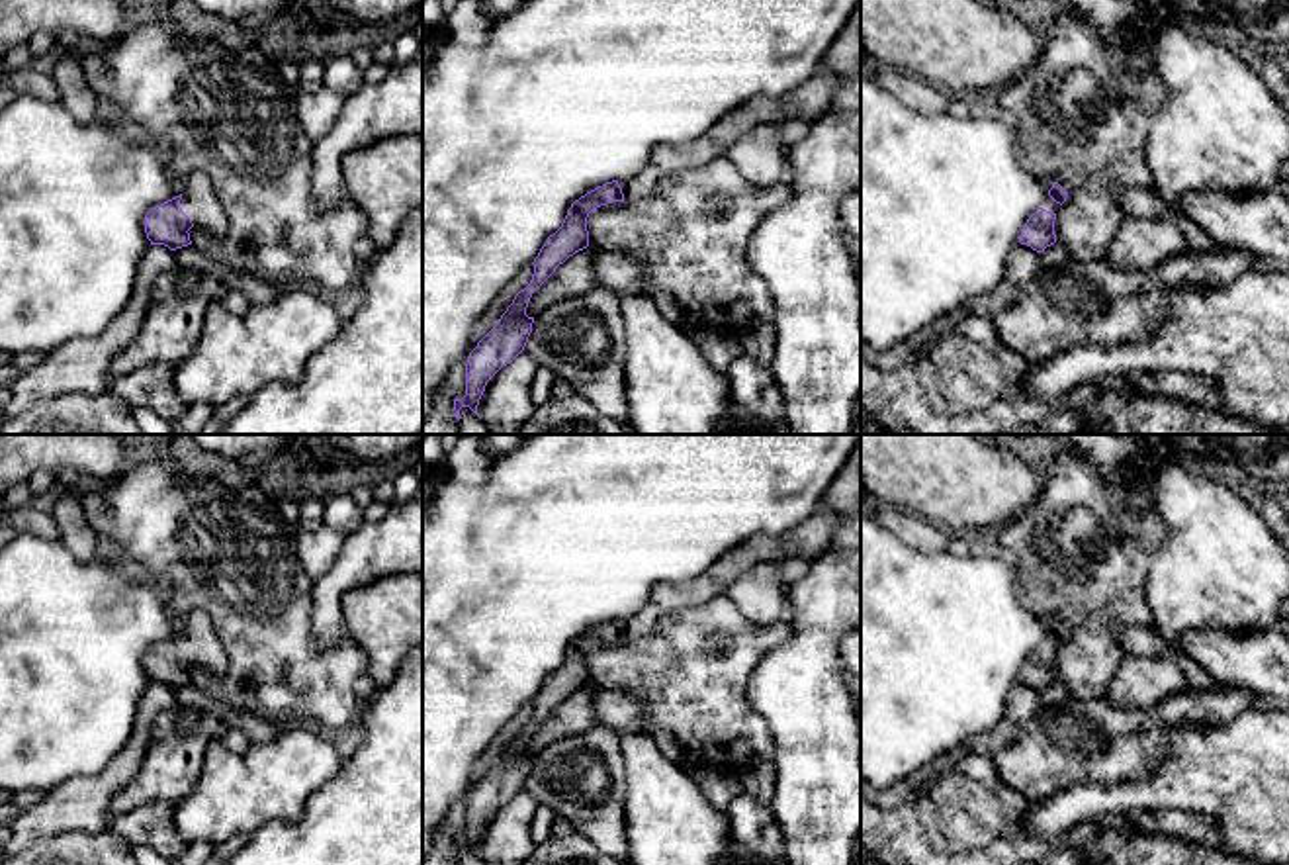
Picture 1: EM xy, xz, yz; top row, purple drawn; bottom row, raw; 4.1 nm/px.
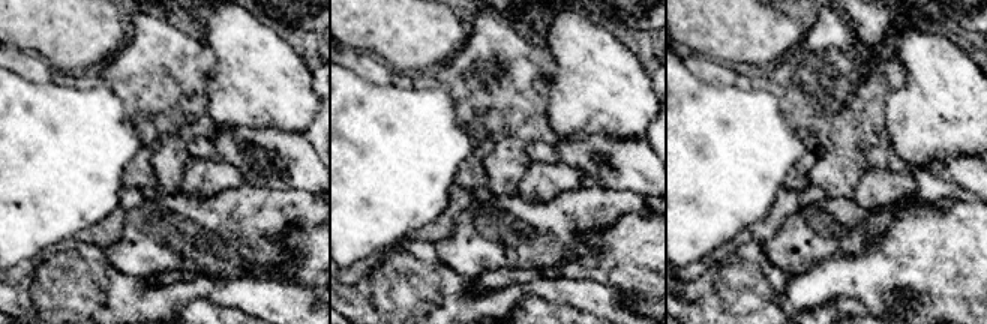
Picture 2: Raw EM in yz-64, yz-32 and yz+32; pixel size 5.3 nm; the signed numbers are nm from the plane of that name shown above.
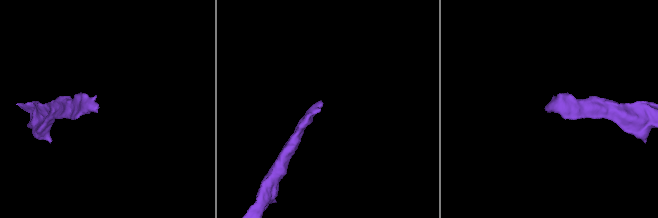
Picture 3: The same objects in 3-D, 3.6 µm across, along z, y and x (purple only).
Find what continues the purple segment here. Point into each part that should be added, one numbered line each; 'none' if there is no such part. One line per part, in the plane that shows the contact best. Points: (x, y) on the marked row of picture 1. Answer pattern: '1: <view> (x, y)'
1: xy (200, 202)

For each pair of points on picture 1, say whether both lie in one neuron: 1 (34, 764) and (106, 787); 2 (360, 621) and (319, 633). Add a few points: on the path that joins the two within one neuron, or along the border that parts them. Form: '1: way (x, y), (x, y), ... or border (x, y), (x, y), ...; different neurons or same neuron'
1: border (116, 756), (98, 772), (73, 775), (44, 795); different neurons
2: border (362, 586), (351, 588), (341, 599), (343, 633); different neurons

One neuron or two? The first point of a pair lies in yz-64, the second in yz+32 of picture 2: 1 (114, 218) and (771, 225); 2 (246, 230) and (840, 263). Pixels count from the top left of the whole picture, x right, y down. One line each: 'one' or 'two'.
1: one
2: two

